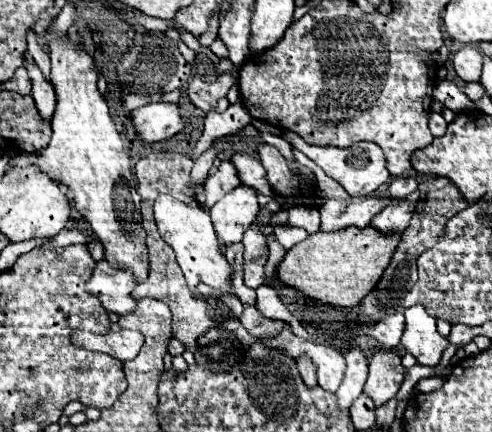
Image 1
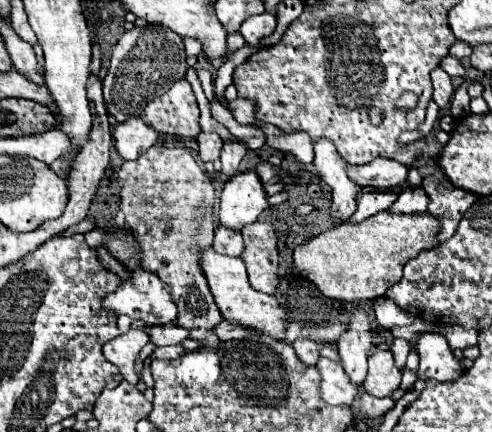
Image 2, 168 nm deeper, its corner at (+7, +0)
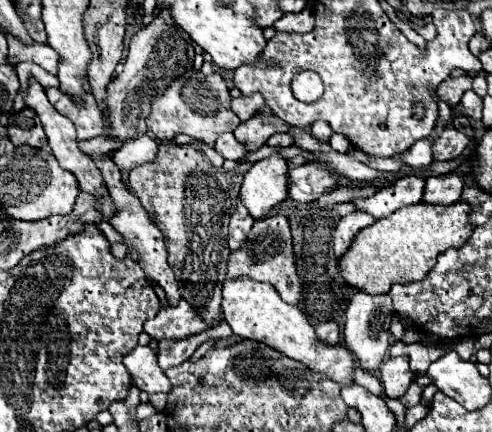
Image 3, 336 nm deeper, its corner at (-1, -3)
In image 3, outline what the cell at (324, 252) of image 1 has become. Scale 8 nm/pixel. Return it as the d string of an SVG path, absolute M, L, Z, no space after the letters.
M456 201L448 207L418 203L410 207L402 207L388 217L378 219L368 229L362 229L350 251L340 259L338 269L350 287L368 291L372 295L388 293L394 283L422 281L428 271L436 265L440 253L450 247L460 249L472 235L474 223L470 221L470 205L464 201Z

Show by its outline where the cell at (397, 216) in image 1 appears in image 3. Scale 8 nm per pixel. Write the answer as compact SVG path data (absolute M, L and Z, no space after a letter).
M456 173L428 177L422 201L434 203L434 205L452 205L452 203L460 201L462 187L464 187L464 177L460 177Z

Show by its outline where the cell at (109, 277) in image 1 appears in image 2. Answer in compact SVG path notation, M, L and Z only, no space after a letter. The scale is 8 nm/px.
M142 268L132 270L130 276L122 280L114 292L104 296L102 308L108 312L114 312L116 316L126 314L134 320L142 320L148 324L168 324L168 322L174 322L178 314L176 304L172 304L172 298L168 296L168 286L156 274L150 274Z

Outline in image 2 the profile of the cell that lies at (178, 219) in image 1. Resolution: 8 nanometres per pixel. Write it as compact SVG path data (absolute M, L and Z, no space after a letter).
M200 248L198 250L198 262L200 268L208 280L210 292L222 312L222 316L230 322L254 328L258 332L264 332L276 340L284 338L284 328L286 328L286 312L282 310L282 306L276 302L274 296L270 294L260 294L256 292L250 284L248 284L248 274L246 274L246 266L240 258L236 256L222 256L218 254L214 248Z

